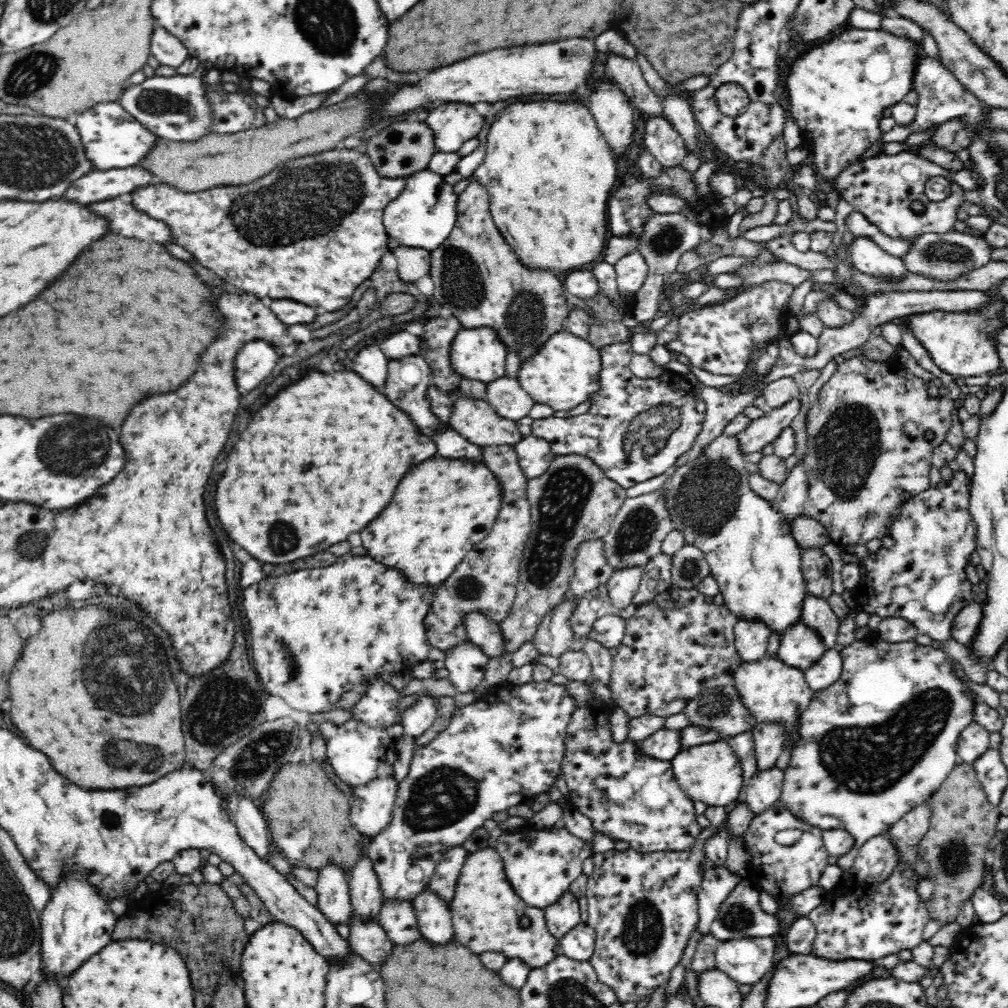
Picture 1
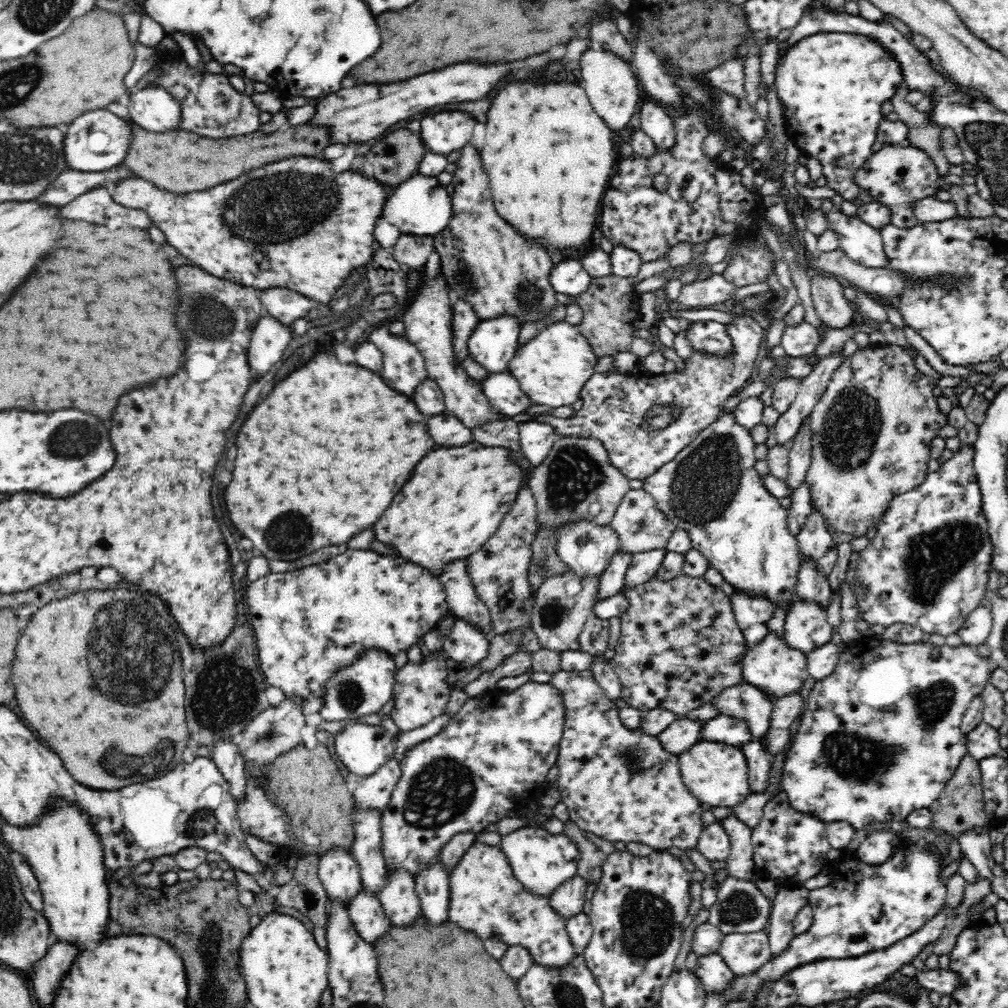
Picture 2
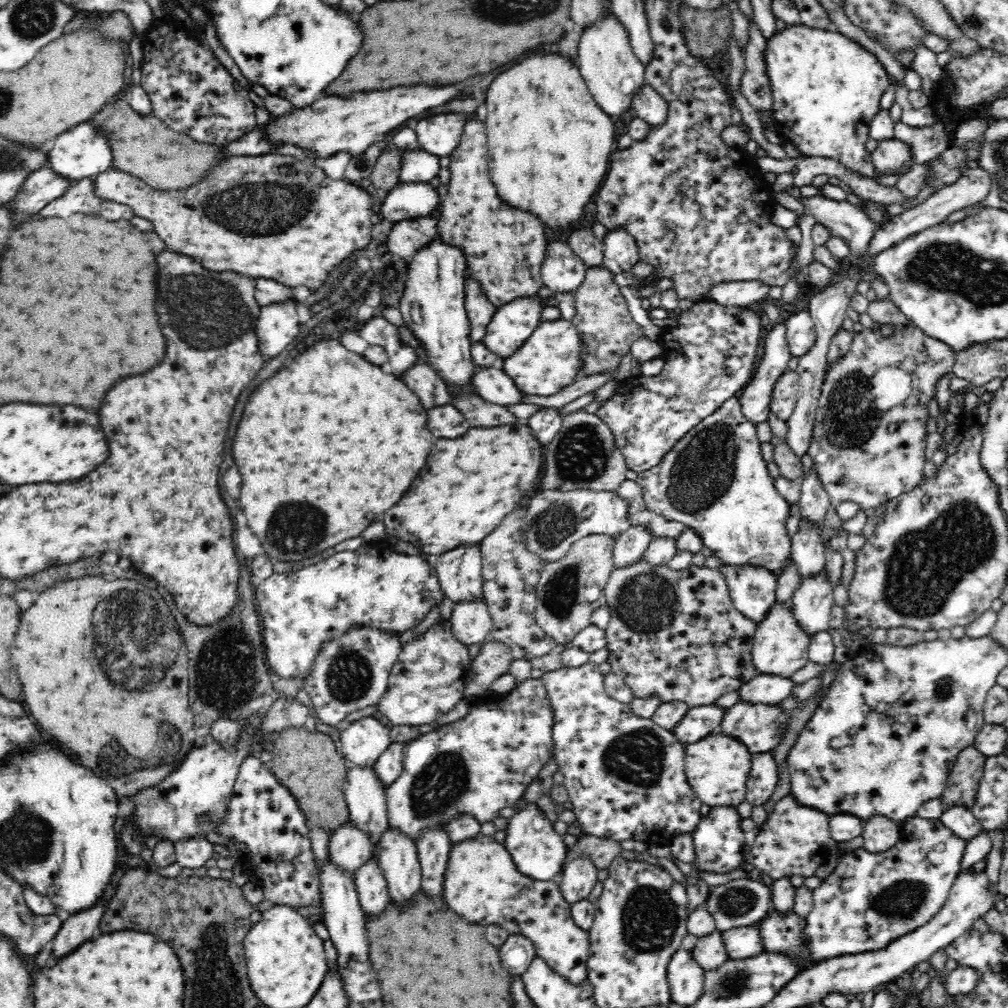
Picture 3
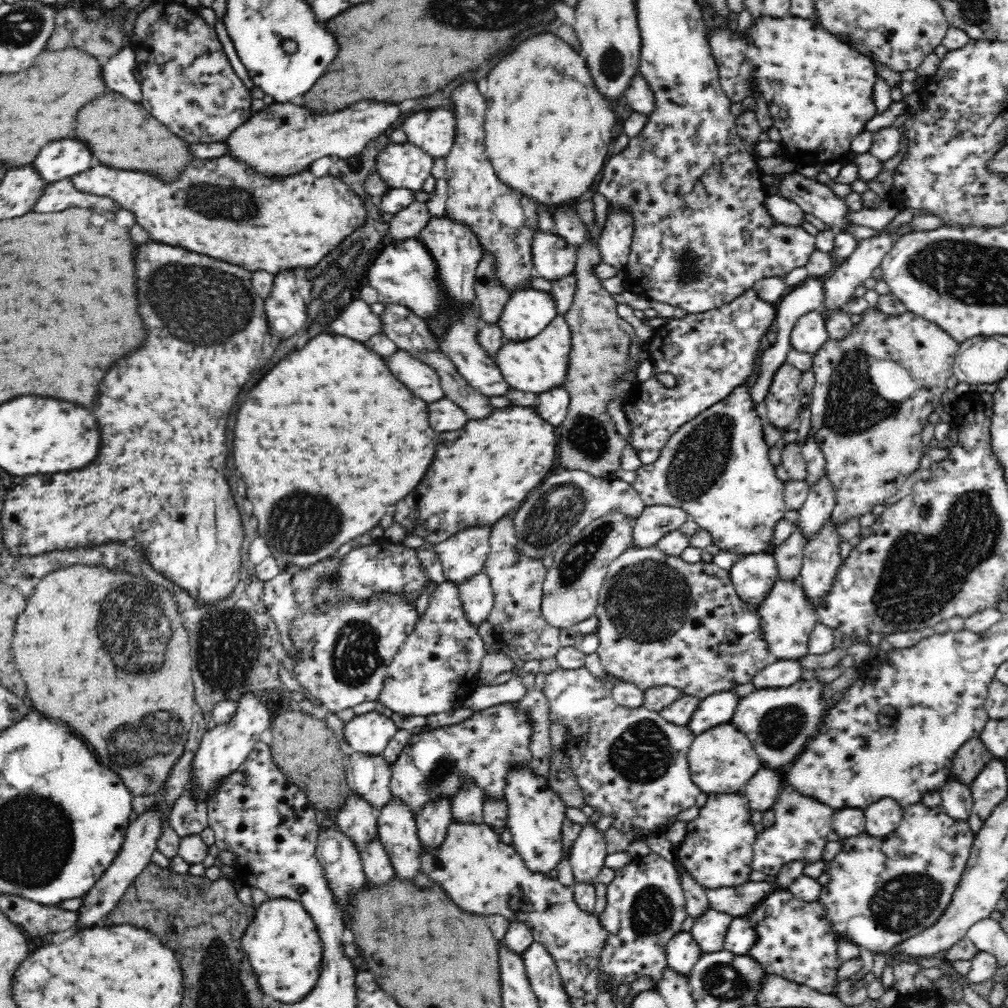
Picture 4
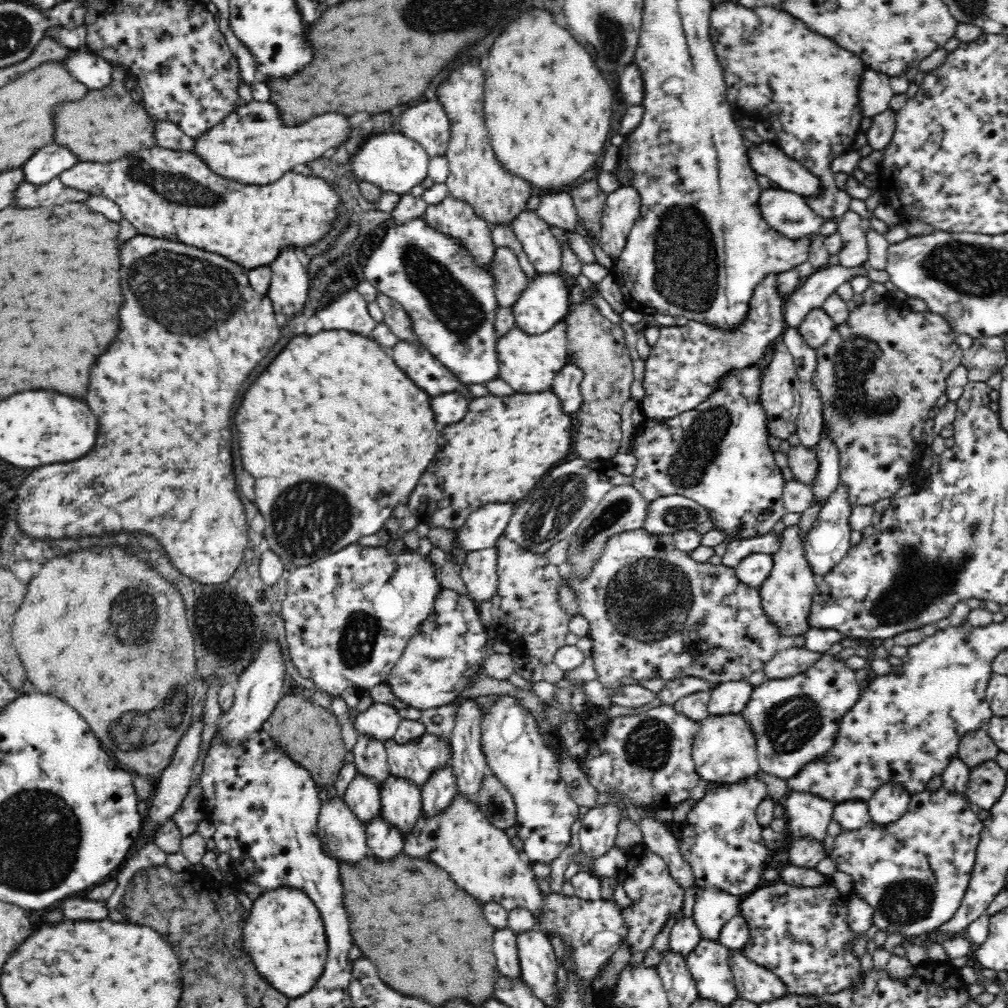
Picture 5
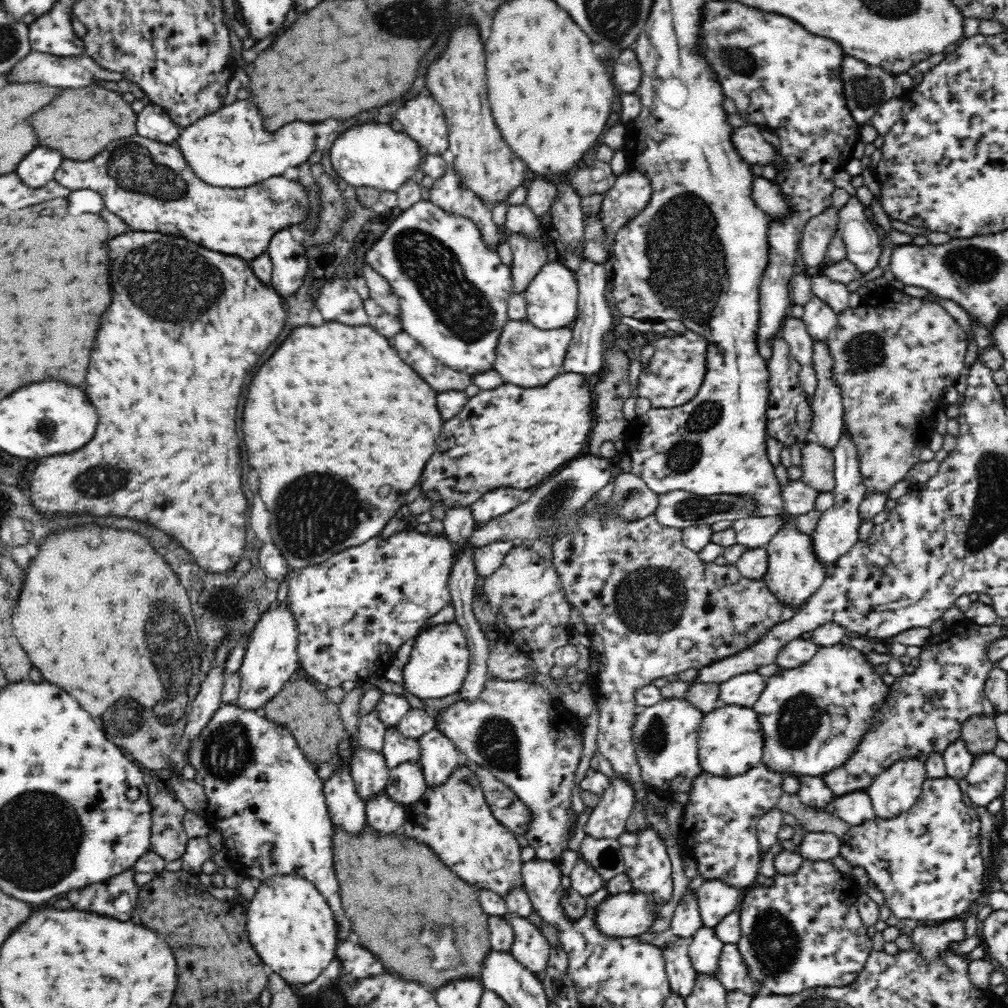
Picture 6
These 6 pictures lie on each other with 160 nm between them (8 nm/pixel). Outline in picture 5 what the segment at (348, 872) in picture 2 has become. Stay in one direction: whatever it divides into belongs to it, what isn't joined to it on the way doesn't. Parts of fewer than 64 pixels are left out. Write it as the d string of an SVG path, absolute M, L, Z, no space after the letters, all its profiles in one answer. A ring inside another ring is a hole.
M358 775L349 783L343 800L356 816L358 821L365 826L380 815L381 808L381 788L374 781L370 781L364 775Z

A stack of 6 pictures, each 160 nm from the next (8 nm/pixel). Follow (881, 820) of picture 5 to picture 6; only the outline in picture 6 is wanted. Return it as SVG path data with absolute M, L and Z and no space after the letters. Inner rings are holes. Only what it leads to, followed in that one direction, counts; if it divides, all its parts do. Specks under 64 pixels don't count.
M902 759L889 766L867 790L875 816L888 819L908 811L918 801L922 793L921 784L927 777L925 764L918 759Z

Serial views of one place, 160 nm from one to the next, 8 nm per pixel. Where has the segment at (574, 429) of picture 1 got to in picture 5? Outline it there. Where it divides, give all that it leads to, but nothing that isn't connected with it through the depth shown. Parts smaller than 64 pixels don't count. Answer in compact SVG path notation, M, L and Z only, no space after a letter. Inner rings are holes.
M768 275L756 285L748 304L747 316L734 329L720 329L716 325L694 320L685 326L660 326L659 338L645 359L644 396L637 402L645 420L662 423L696 408L719 387L719 382L726 375L755 365L773 343L781 340L788 327L783 316L785 300L776 289L776 275Z

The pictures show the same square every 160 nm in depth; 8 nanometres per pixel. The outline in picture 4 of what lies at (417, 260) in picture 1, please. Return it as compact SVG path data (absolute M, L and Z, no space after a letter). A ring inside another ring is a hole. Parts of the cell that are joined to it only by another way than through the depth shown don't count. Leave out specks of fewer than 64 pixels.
M417 201L410 204L409 208L398 212L387 221L392 244L419 239L420 233L429 225L432 218L427 204Z

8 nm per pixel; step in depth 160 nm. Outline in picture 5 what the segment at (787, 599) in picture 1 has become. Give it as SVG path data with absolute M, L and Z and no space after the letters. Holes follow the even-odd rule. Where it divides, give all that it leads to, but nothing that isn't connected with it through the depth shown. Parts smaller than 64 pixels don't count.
M756 365L732 371L719 387L692 410L683 412L662 423L644 420L634 427L637 464L633 478L634 489L646 503L657 498L680 495L694 500L710 515L713 528L726 535L727 541L751 539L768 534L774 525L787 514L783 502L785 480L775 464L774 452L769 447L766 411L761 403L761 378L763 371Z

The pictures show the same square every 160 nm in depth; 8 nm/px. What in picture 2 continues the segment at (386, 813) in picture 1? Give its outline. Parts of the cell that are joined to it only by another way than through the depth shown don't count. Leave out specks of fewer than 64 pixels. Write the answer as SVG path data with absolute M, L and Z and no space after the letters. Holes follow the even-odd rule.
M392 756L374 774L360 780L352 792L355 809L374 809L381 814L388 808L400 774L400 765Z

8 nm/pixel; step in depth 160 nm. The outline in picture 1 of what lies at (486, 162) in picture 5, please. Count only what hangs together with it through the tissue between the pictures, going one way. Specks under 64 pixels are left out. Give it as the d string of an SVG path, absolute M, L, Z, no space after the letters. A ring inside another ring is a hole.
M472 177L468 188L458 195L458 217L451 236L446 238L446 242L438 250L430 254L429 276L434 283L433 296L440 305L448 306L463 329L486 327L496 331L506 351L515 352L520 364L523 364L553 334L564 330L562 323L568 318L572 306L566 301L567 293L562 282L552 271L534 271L520 264L518 255L506 244L492 222L486 188Z

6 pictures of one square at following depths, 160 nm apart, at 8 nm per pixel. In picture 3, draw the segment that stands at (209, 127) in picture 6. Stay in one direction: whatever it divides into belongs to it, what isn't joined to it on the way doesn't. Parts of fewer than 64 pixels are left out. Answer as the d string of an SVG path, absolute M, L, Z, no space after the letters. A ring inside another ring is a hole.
M398 86L390 90L358 92L350 98L325 95L310 106L296 109L286 116L276 117L265 125L272 144L296 144L308 148L320 158L328 158L337 152L349 152L352 157L362 154L370 144L383 138L388 132L402 126L406 120L454 100L460 94L458 86Z

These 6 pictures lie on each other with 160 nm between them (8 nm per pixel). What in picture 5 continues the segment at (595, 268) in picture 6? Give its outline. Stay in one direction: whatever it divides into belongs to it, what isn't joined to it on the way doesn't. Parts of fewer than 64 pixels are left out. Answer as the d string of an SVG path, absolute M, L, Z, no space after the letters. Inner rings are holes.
M570 362L562 367L560 372L554 377L554 382L550 391L560 399L560 409L566 412L566 415L573 415L582 404L582 395L580 394L580 380L582 380L582 369Z

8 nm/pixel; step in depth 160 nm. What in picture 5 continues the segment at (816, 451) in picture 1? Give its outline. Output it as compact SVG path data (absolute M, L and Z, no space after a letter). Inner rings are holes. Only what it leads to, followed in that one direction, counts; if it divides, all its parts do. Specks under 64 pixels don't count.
M888 300L880 304L866 304L858 305L855 310L850 312L849 318L836 327L834 332L830 335L830 338L826 341L826 344L815 348L816 351L816 370L814 374L810 376L810 383L814 390L818 391L820 395L820 401L823 406L823 423L830 441L836 445L839 453L839 485L846 487L846 497L848 497L848 505L850 508L855 506L870 506L874 505L882 498L890 498L896 494L906 478L917 472L921 468L921 462L926 454L925 449L929 446L929 442L923 440L922 430L924 430L924 424L930 416L930 410L936 405L936 400L945 394L946 390L946 378L950 376L950 372L956 367L960 367L960 361L962 356L962 349L956 344L956 334L949 323L938 314L932 312L913 312L907 308L906 310L898 310L896 306Z

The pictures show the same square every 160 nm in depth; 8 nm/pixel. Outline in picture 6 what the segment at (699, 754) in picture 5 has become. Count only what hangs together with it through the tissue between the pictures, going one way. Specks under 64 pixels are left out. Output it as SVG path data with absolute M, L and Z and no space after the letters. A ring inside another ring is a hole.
M718 706L703 716L698 732L698 760L703 772L730 778L761 763L764 746L761 725L752 707Z

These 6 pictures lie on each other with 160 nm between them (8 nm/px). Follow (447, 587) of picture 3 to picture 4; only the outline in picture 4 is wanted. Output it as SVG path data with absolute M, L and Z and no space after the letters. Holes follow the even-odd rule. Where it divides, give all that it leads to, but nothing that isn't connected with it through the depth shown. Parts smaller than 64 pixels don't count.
M472 527L435 545L446 581L460 586L485 568L490 552L490 527Z

